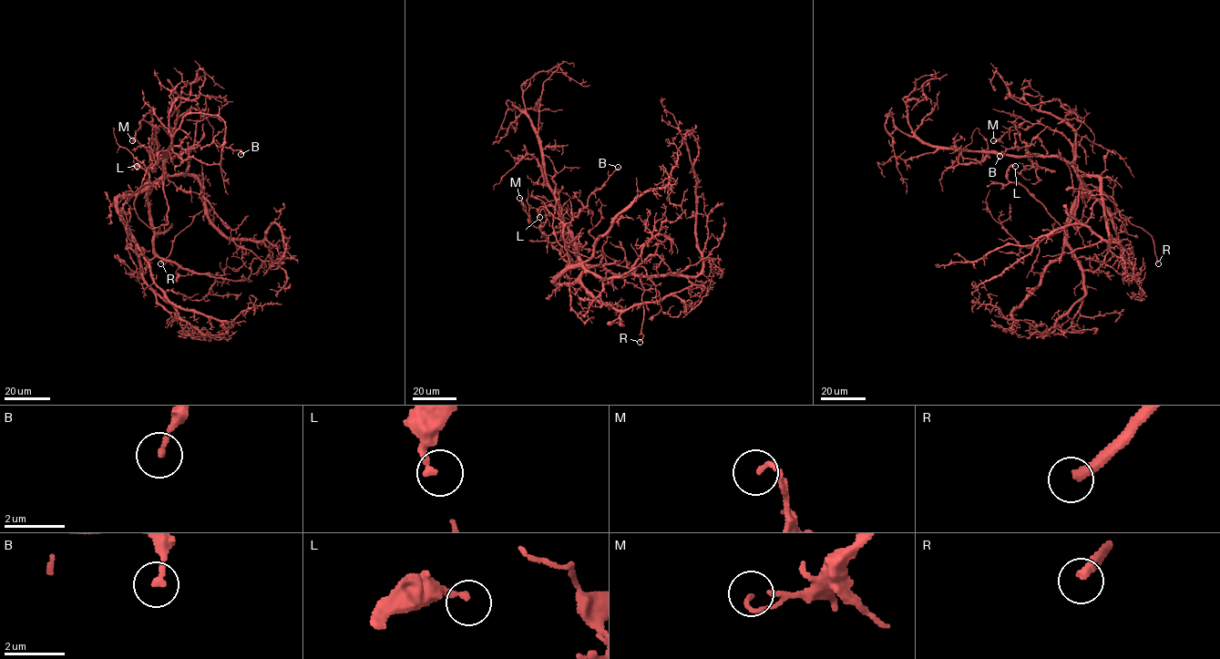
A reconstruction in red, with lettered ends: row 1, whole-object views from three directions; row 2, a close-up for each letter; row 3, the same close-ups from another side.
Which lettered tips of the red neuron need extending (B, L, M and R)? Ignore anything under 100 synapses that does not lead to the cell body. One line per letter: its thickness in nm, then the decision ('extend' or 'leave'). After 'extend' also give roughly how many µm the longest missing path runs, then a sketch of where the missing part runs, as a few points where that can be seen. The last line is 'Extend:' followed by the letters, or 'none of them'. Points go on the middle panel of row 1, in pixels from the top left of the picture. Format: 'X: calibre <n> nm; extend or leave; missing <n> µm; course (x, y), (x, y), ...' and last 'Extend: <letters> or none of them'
B: calibre 170 nm; leave
L: calibre 240 nm; leave
M: calibre 150 nm; leave
R: calibre 320 nm; extend; missing 50 µm; course (640, 342), (623, 352), (601, 384), (608, 395)
Extend: R

